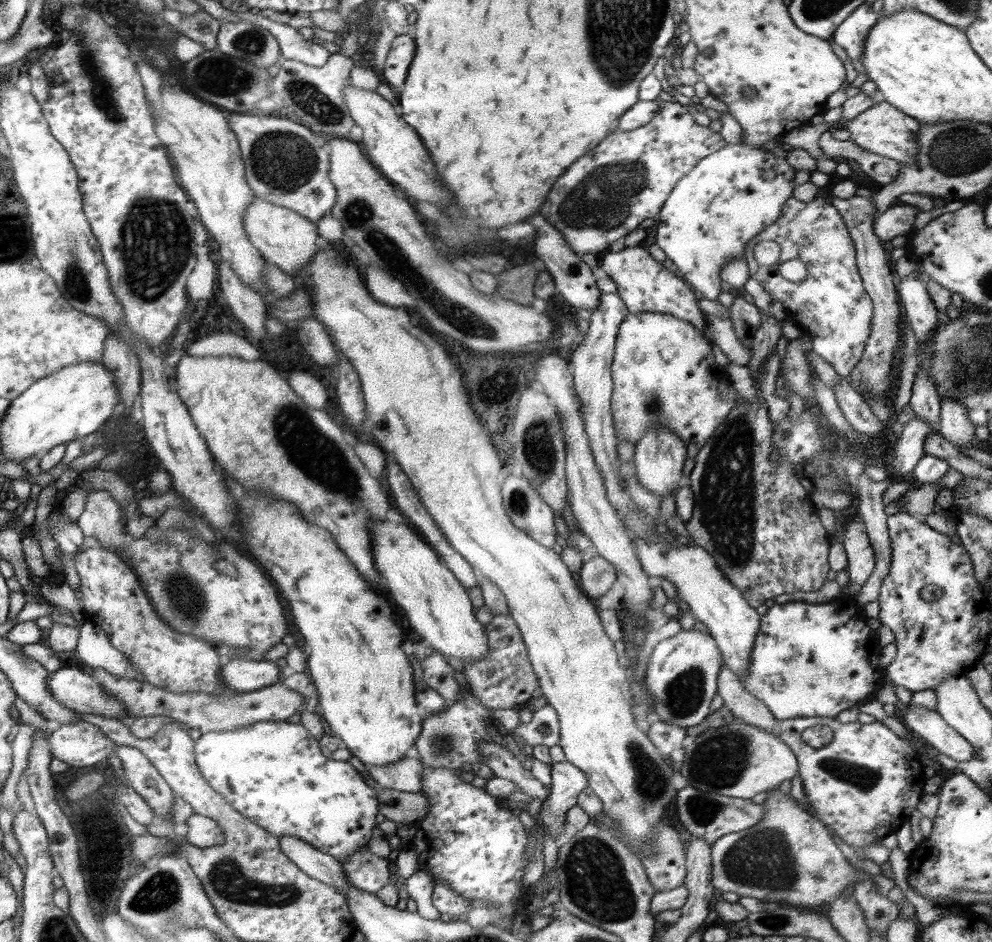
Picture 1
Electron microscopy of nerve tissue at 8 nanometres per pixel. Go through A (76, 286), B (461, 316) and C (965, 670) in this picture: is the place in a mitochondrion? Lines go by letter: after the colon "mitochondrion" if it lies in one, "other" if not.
A: mitochondrion
B: mitochondrion
C: other

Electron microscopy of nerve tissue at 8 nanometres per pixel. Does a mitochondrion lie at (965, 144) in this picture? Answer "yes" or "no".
yes

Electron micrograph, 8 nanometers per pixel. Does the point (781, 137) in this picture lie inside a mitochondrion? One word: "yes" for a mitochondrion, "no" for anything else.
no

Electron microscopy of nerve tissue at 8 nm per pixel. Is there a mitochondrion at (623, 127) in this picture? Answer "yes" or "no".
no

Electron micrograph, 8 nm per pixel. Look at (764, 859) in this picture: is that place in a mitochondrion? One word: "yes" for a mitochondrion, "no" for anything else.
yes

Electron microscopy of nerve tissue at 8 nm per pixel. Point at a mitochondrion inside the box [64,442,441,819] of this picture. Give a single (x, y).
(187, 600)

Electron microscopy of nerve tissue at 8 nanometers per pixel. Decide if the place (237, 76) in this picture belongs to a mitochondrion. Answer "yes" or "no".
yes

